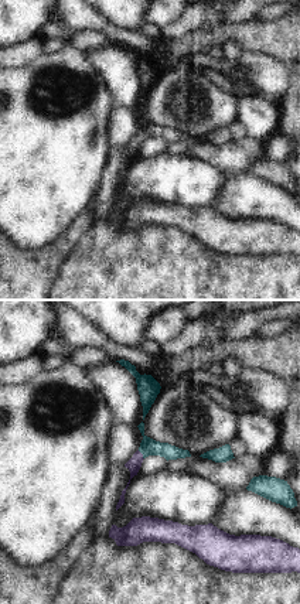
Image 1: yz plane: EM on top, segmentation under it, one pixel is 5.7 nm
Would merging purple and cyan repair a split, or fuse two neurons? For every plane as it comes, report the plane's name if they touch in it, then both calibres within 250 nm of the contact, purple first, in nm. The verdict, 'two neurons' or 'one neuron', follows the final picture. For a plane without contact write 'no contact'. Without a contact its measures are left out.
contact in yz; calibres 80 and 100 nm

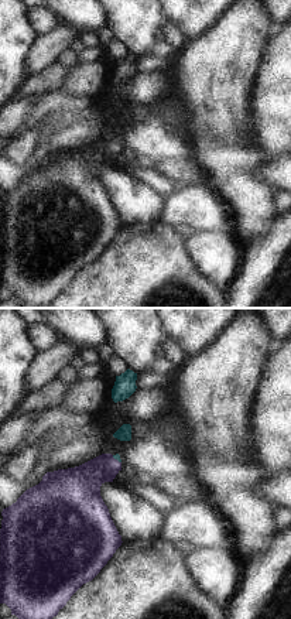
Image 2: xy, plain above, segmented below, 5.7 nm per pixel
contact in xy; calibres 220 and 30 nm

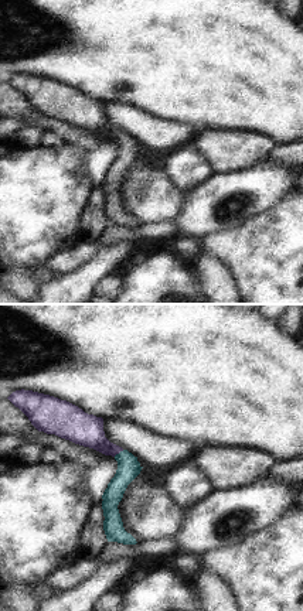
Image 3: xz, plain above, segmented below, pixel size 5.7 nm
contact in xz; calibres 180 and 130 nm

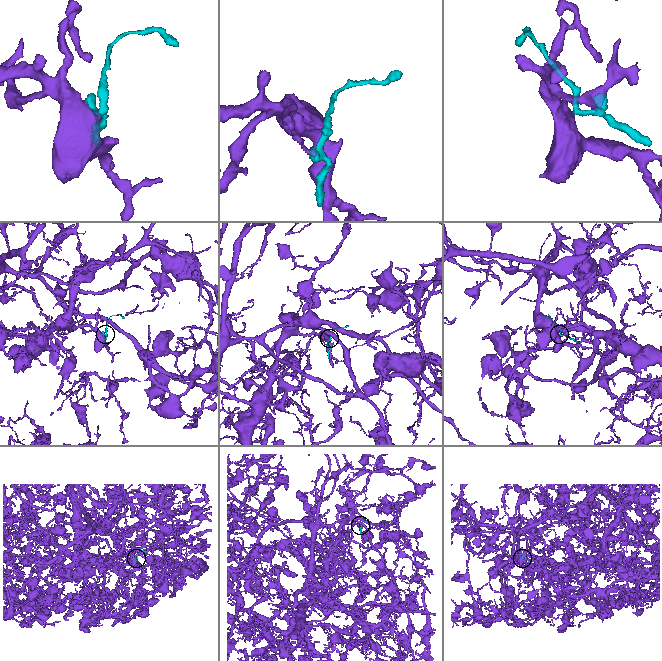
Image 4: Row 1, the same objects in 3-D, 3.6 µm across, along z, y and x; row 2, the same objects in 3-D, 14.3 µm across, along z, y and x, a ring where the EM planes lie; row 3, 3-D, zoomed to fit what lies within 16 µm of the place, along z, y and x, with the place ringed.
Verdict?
one neuron

